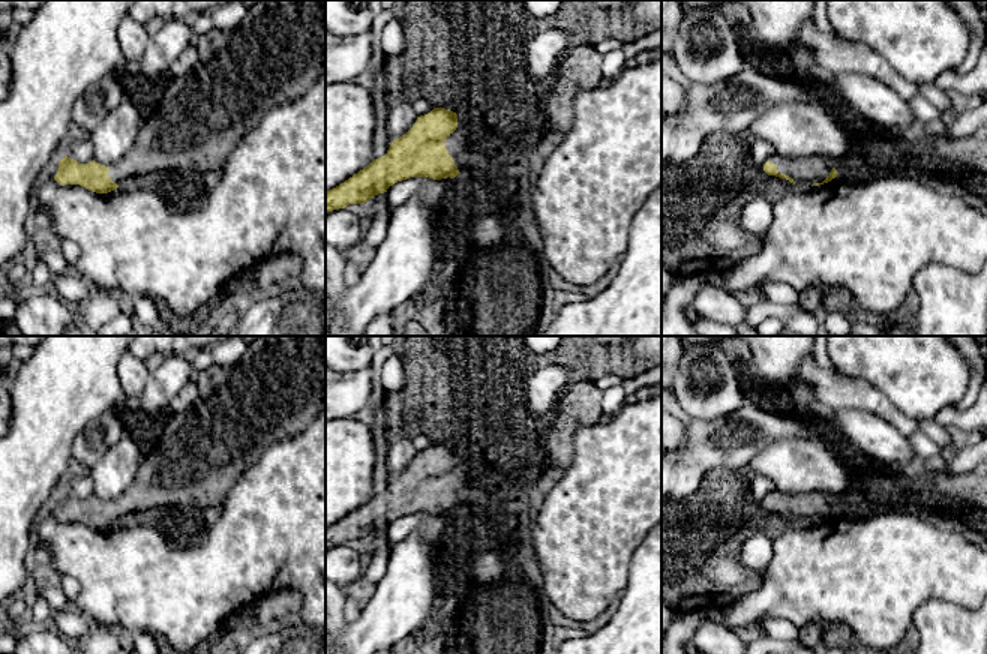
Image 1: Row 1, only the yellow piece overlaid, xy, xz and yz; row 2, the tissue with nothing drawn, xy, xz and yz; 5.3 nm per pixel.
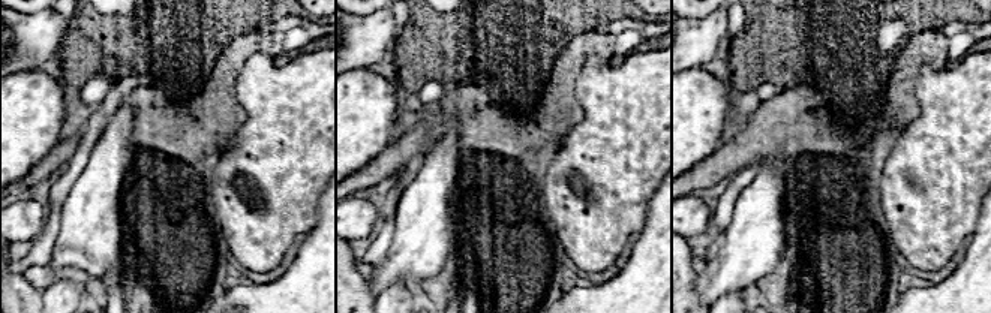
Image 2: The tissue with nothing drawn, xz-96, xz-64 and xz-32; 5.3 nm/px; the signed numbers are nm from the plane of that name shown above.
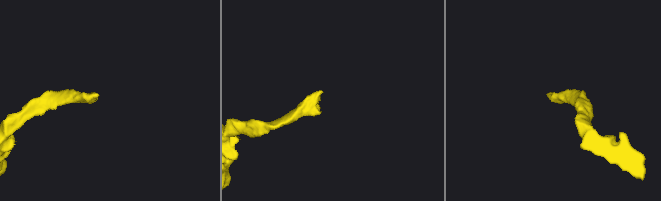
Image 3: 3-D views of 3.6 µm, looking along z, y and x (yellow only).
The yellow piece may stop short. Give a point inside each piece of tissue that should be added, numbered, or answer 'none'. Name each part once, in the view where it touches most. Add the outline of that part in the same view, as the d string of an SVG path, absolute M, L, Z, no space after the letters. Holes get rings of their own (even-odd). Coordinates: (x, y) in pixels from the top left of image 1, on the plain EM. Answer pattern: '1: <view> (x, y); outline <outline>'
1: xz (458, 480); outline M458 452L458 464L447 472L444 480L459 508L466 508L471 504L480 504L489 496L488 490L470 484L472 477L474 476L468 468L468 464L460 458L460 452Z

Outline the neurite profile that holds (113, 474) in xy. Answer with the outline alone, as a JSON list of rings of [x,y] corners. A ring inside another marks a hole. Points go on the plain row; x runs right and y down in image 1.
[[[126,432],[102,458],[87,471],[93,482],[94,498],[111,502],[123,495],[135,482],[142,462],[138,442]]]

